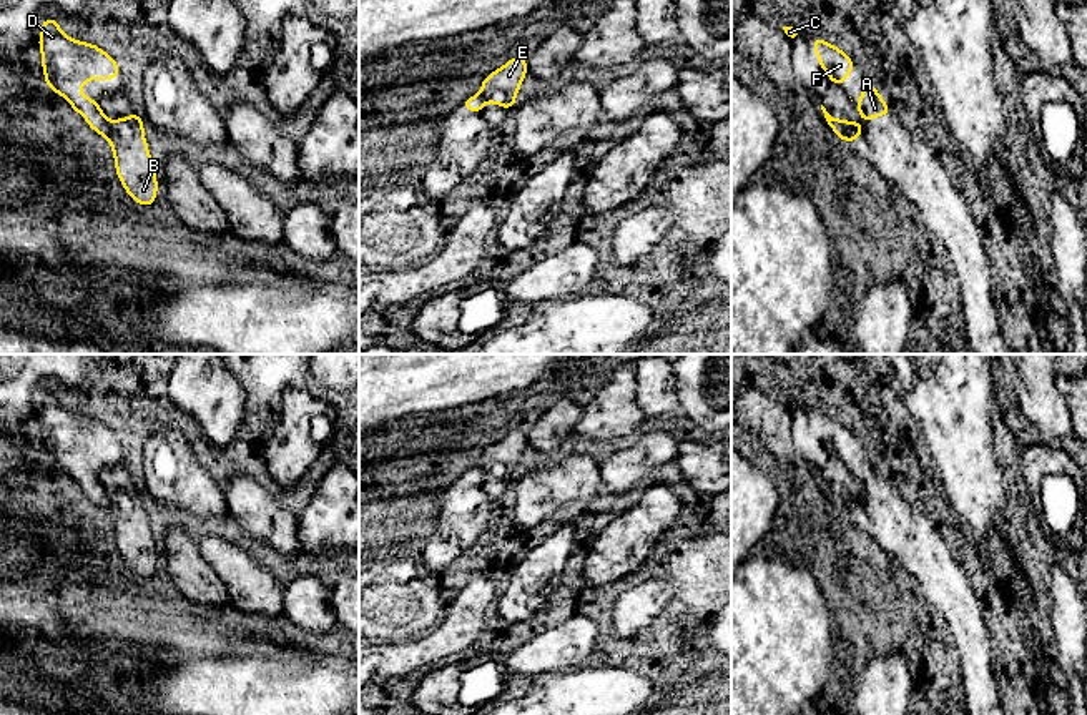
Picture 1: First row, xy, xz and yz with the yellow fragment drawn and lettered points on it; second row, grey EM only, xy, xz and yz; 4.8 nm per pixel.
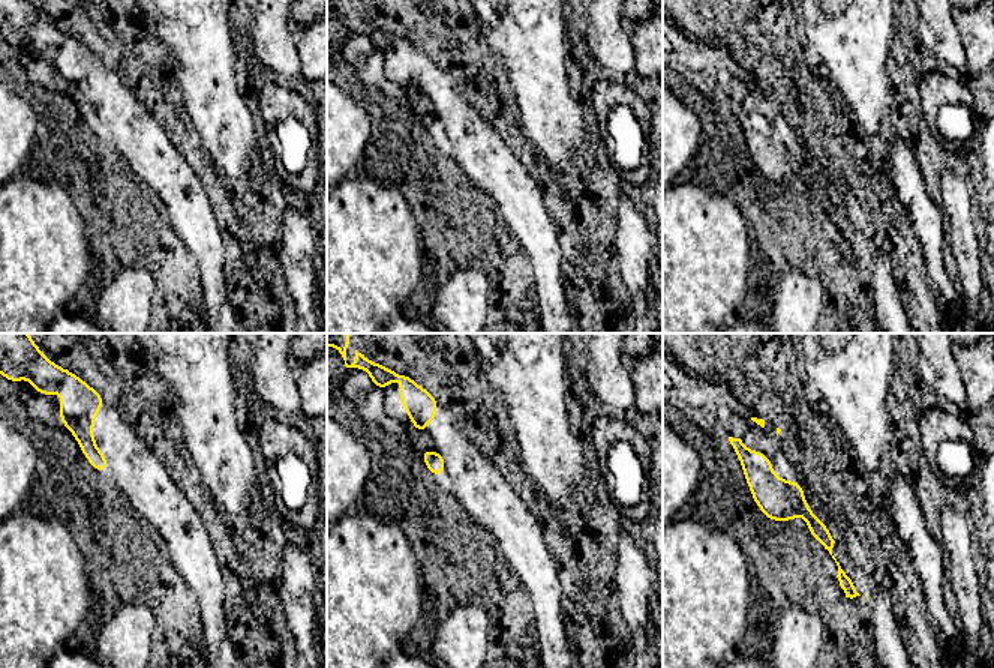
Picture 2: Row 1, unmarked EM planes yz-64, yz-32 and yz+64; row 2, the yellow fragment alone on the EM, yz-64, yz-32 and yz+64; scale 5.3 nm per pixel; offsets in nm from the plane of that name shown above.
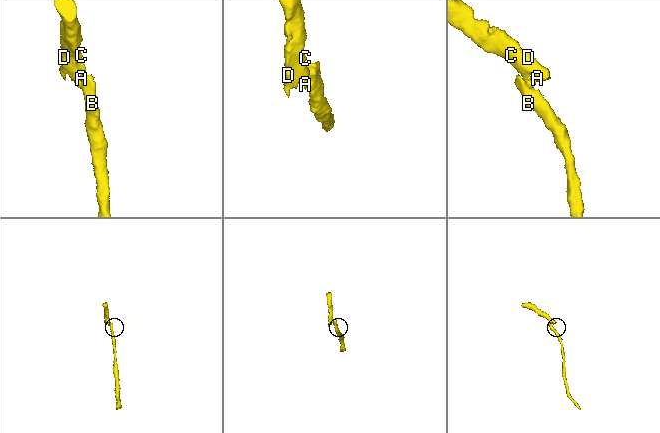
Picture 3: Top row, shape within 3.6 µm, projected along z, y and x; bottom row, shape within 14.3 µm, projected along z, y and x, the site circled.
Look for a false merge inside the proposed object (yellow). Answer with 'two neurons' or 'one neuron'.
two neurons

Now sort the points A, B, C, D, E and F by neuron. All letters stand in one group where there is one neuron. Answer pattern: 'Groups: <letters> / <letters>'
Groups: A C D F / B E

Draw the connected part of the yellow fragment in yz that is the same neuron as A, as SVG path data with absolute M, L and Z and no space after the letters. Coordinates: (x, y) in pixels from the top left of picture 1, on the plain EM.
M868 454L861 462L861 474L853 474L858 486L864 489L866 496L871 496L874 489L893 487L889 477L879 469L879 464L871 454Z

